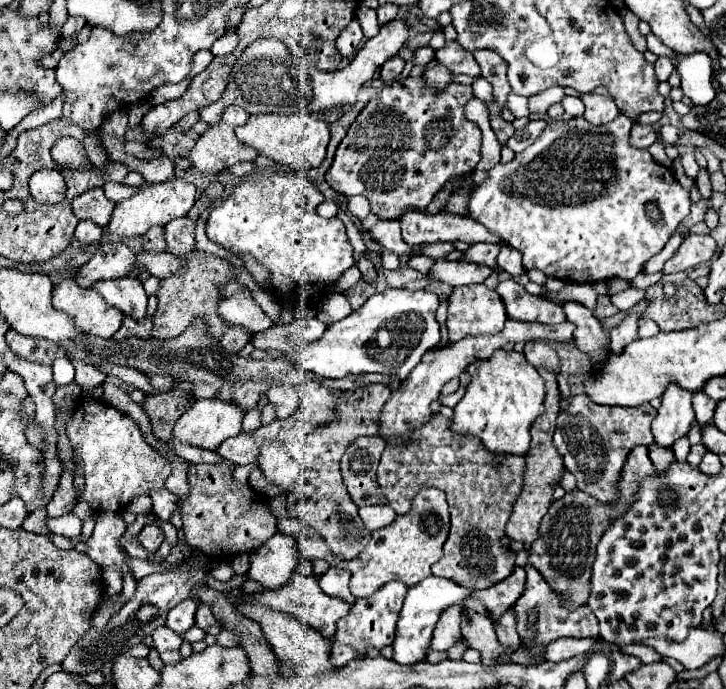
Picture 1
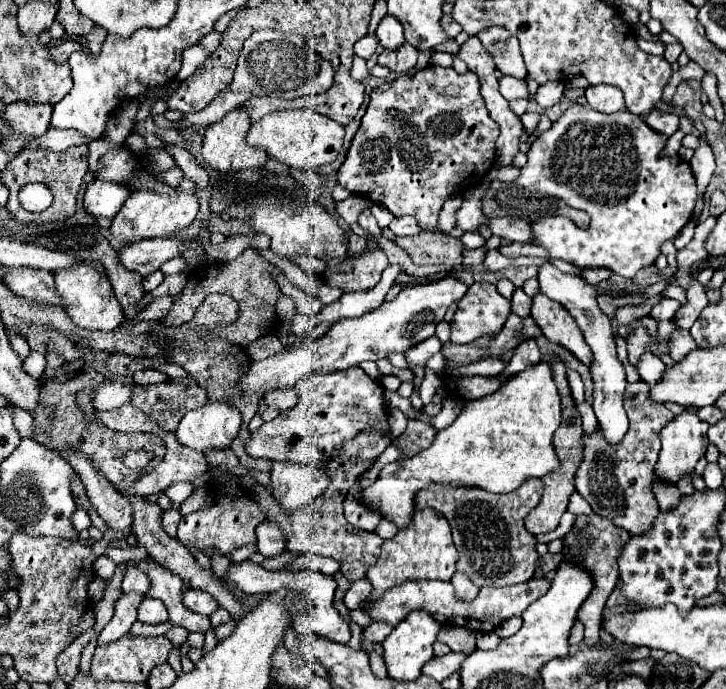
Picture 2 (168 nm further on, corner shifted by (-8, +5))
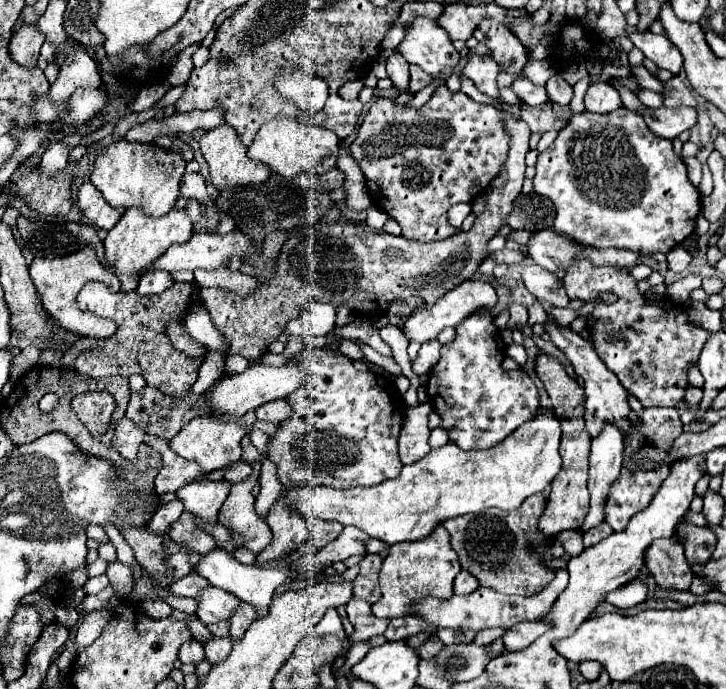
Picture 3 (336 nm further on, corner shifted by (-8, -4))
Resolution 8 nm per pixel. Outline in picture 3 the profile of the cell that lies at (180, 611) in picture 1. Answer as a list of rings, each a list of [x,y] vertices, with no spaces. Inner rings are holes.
[[[208,586],[204,588],[198,596],[198,610],[196,616],[204,622],[204,624],[212,624],[212,622],[220,622],[224,618],[230,618],[236,610],[236,606],[240,604],[238,598],[232,598],[228,592]]]

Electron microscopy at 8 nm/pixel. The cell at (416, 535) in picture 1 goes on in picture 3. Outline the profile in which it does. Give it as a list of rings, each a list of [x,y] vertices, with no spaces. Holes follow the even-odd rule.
[[[438,524],[428,538],[416,542],[394,544],[384,558],[380,570],[380,590],[382,598],[372,604],[372,614],[378,618],[396,618],[404,616],[410,610],[410,604],[418,598],[436,596],[436,598],[450,598],[454,576],[460,572],[458,554],[450,546],[450,536],[442,524]]]

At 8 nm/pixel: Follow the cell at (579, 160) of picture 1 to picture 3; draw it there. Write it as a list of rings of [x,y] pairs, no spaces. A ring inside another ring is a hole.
[[[626,108],[614,110],[612,120],[608,114],[574,114],[550,148],[540,152],[532,182],[536,194],[558,194],[554,232],[570,238],[578,246],[598,250],[620,248],[640,252],[642,256],[656,252],[668,254],[694,232],[700,214],[700,194],[688,180],[684,162],[674,154],[672,140],[652,134],[644,118]]]

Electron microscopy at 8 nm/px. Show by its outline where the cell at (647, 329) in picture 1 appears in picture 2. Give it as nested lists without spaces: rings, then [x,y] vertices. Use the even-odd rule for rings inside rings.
[[[680,329],[680,331],[672,337],[672,345],[670,345],[670,347],[672,347],[672,349],[670,349],[670,357],[672,357],[674,361],[682,361],[692,349],[696,349],[696,341],[692,339],[690,331]]]

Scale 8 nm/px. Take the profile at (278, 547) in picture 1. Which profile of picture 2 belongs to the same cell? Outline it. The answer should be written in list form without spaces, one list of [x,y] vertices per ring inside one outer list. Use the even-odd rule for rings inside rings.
[[[262,521],[260,525],[256,525],[256,545],[262,555],[276,557],[286,549],[286,539],[276,523]]]

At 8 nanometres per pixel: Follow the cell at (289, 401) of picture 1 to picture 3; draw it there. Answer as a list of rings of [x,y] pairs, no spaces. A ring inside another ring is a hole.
[[[274,400],[270,404],[262,404],[260,408],[256,408],[258,420],[266,420],[266,422],[274,422],[274,424],[280,424],[290,414],[292,414],[292,406],[286,400]]]

